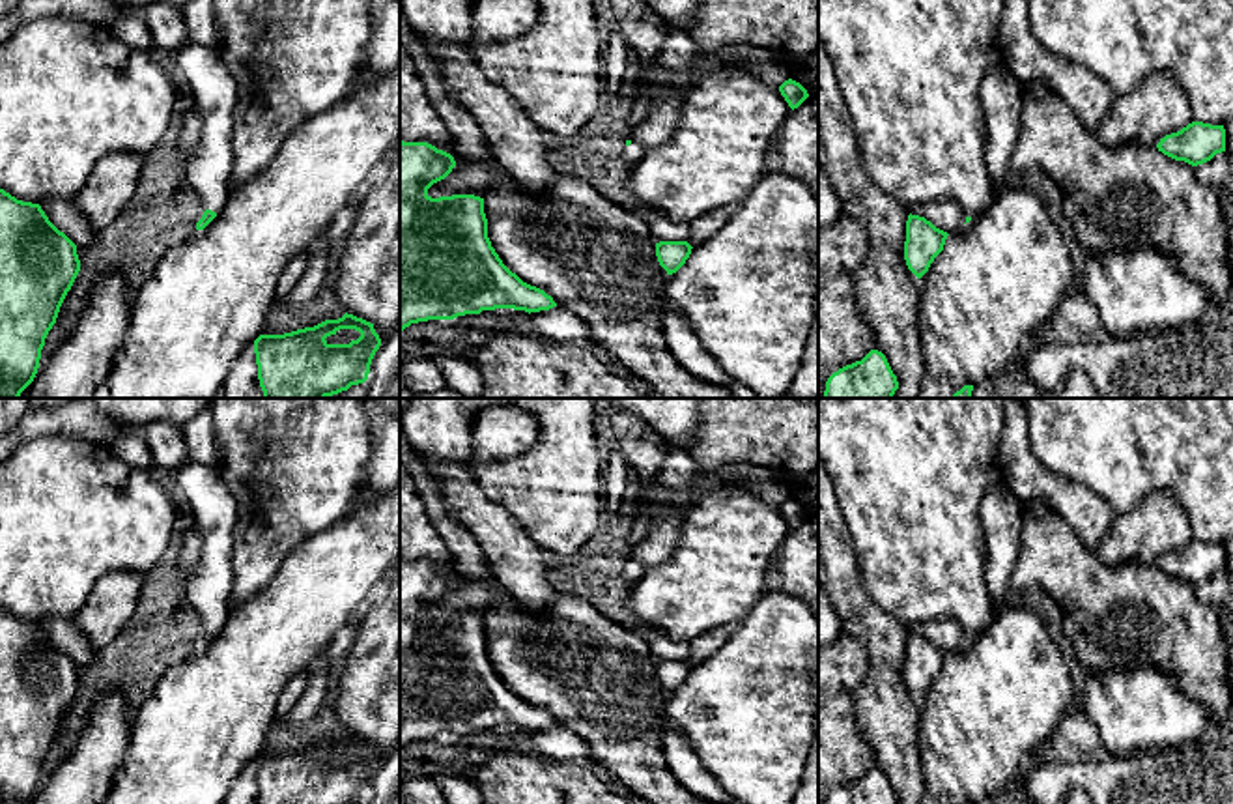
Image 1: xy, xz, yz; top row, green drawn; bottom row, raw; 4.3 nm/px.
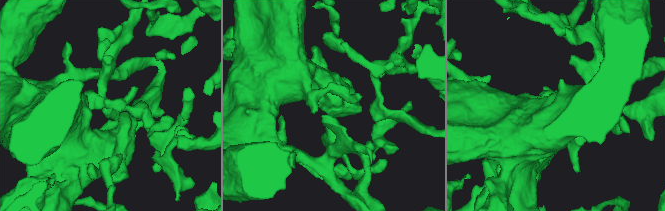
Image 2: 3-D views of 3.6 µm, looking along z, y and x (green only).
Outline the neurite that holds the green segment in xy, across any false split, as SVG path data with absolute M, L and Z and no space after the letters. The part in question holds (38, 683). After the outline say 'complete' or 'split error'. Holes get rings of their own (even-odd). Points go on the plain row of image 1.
M0 608L0 804L30 804L60 725L80 690L77 664L60 651L39 623Z | complete

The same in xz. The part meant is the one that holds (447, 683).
M400 559L400 752L411 742L482 729L514 727L531 733L557 725L551 714L523 701L503 682L488 656L484 617L428 613L454 585L450 572L428 561Z | complete

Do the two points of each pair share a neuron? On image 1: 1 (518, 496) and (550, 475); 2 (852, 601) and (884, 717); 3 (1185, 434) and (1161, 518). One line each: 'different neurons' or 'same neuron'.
1: same neuron
2: same neuron
3: different neurons

